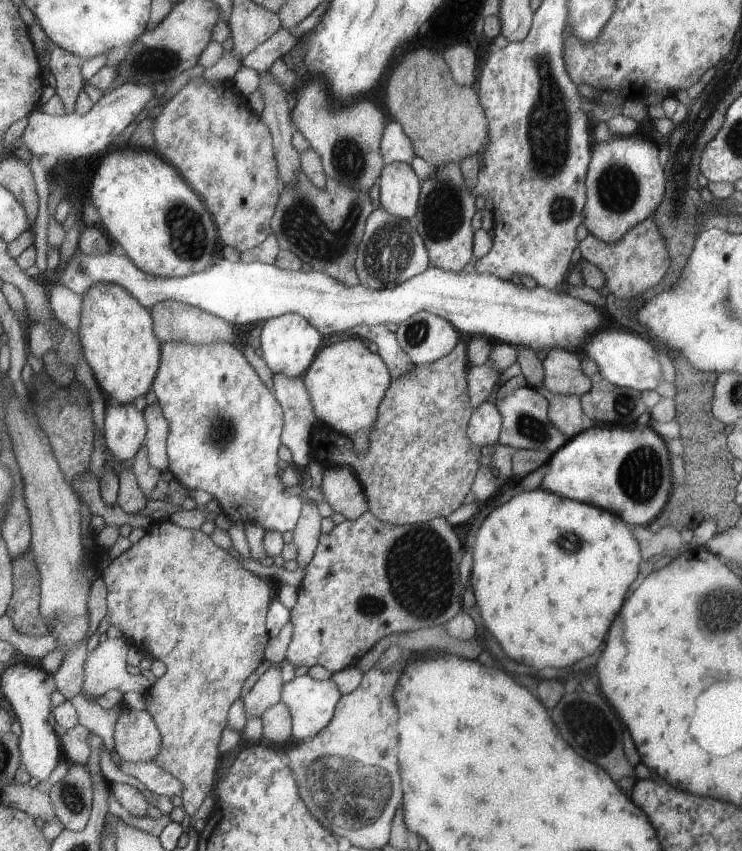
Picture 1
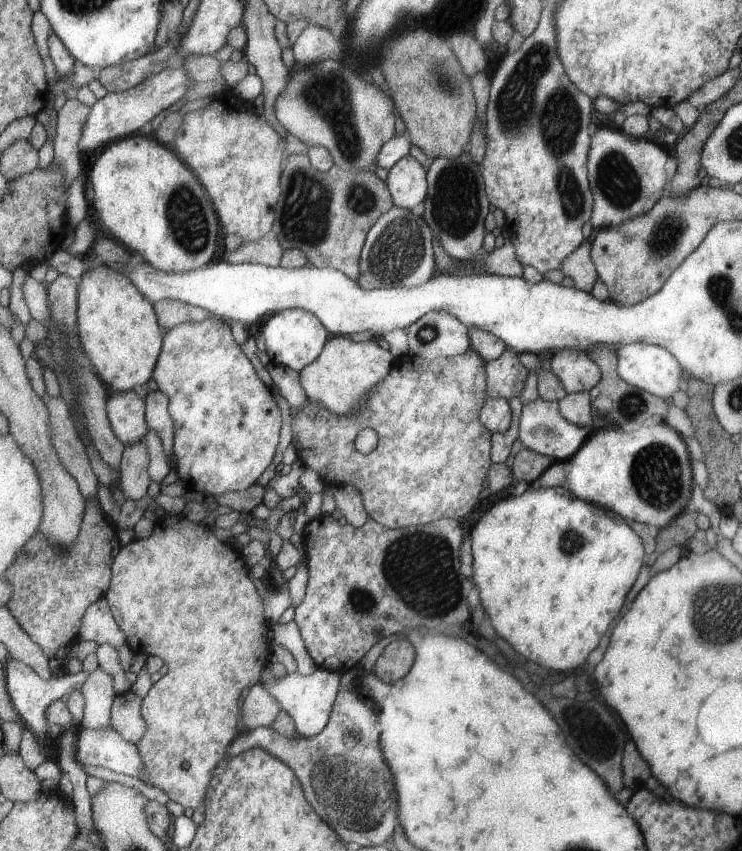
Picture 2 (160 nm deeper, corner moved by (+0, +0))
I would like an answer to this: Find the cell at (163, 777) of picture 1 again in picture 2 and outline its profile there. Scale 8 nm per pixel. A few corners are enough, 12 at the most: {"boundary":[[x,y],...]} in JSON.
{"boundary":[[111,724],[76,730],[75,762],[142,777],[138,746]]}

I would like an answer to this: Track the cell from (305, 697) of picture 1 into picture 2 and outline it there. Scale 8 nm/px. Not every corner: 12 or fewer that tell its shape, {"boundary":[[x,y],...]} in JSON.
{"boundary":[[321,667],[261,681],[313,738],[329,722],[340,672]]}

